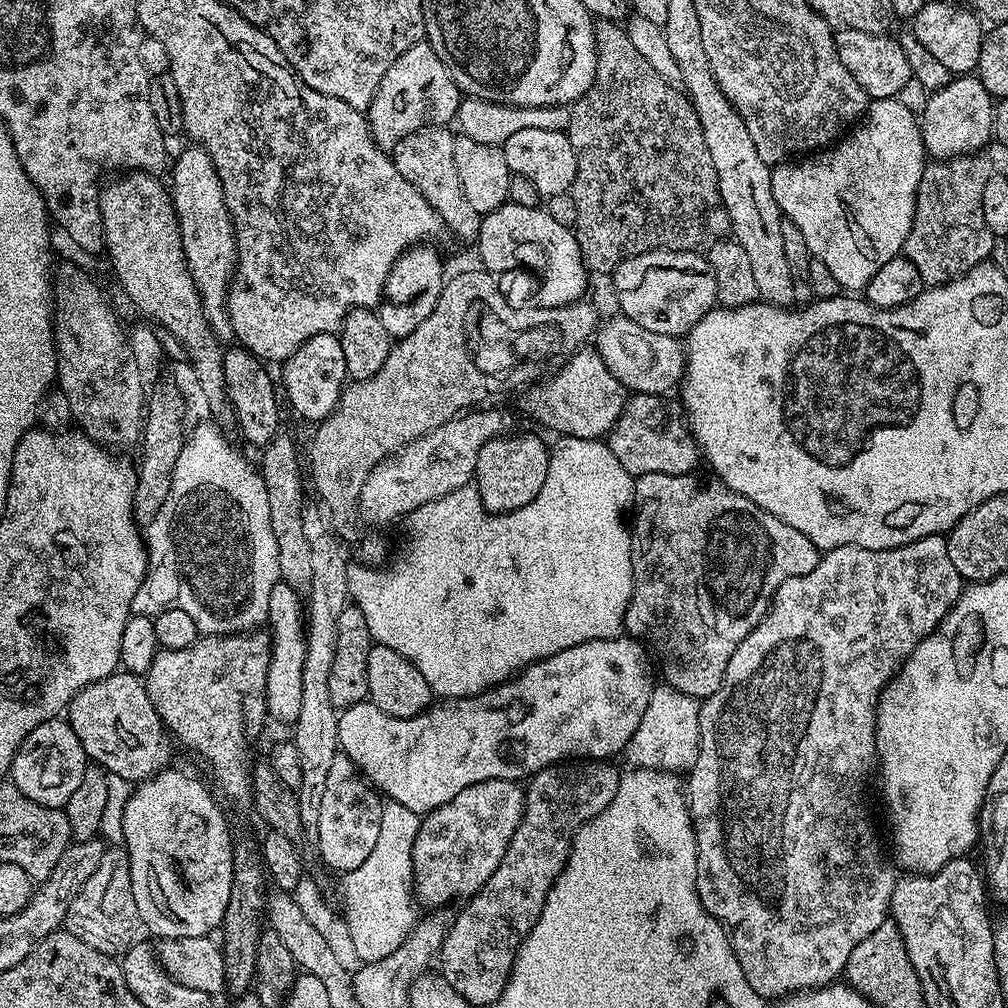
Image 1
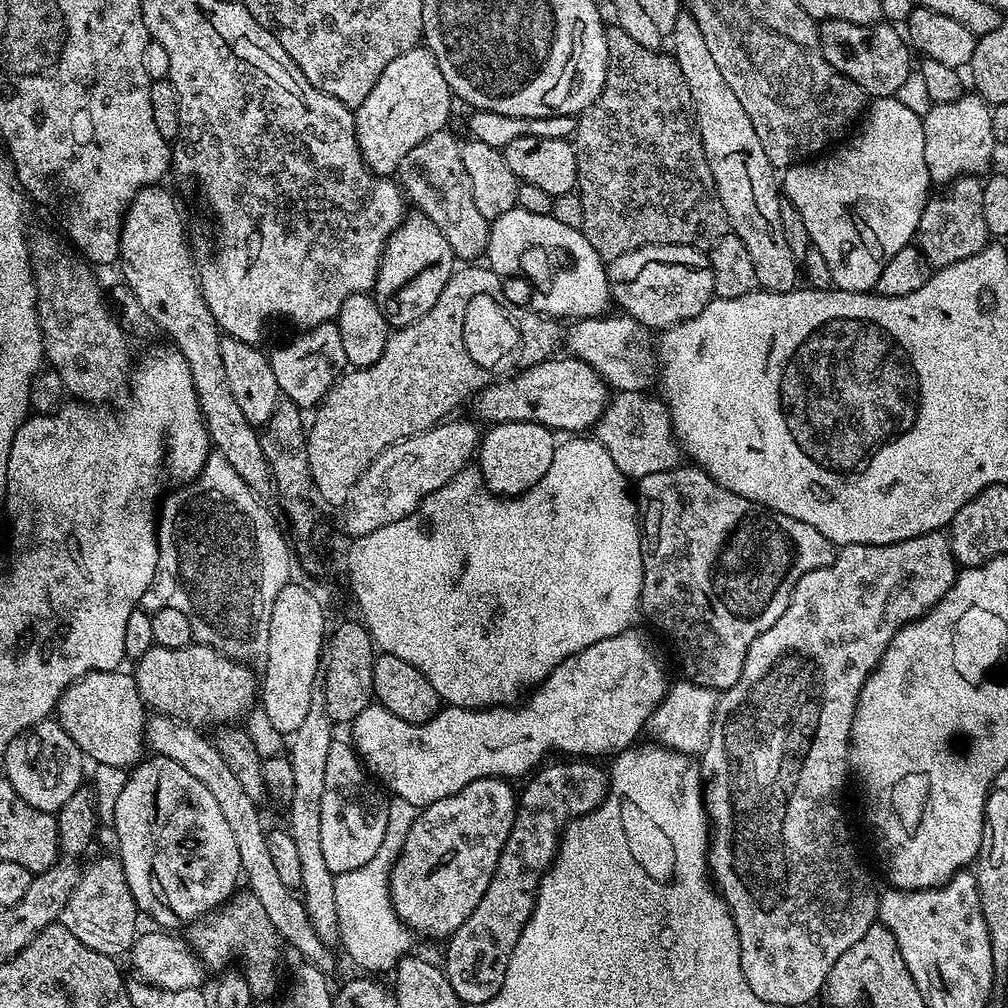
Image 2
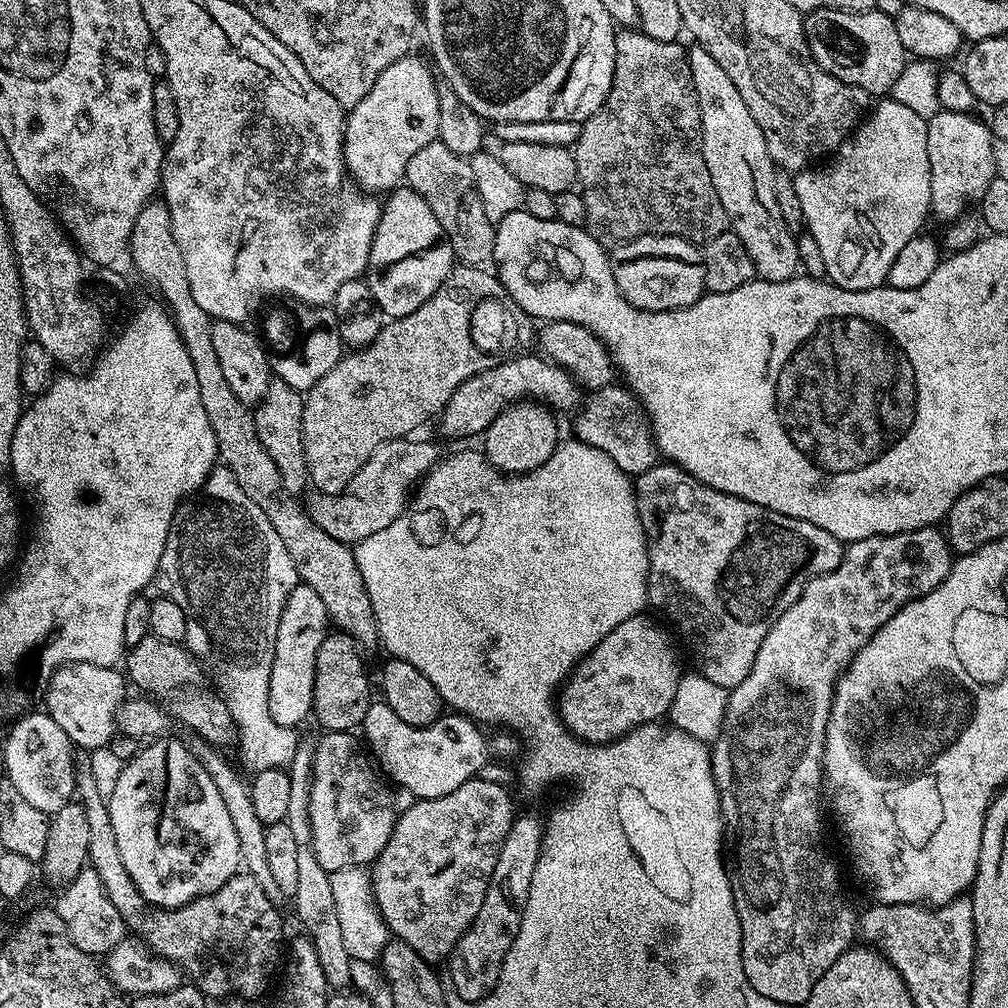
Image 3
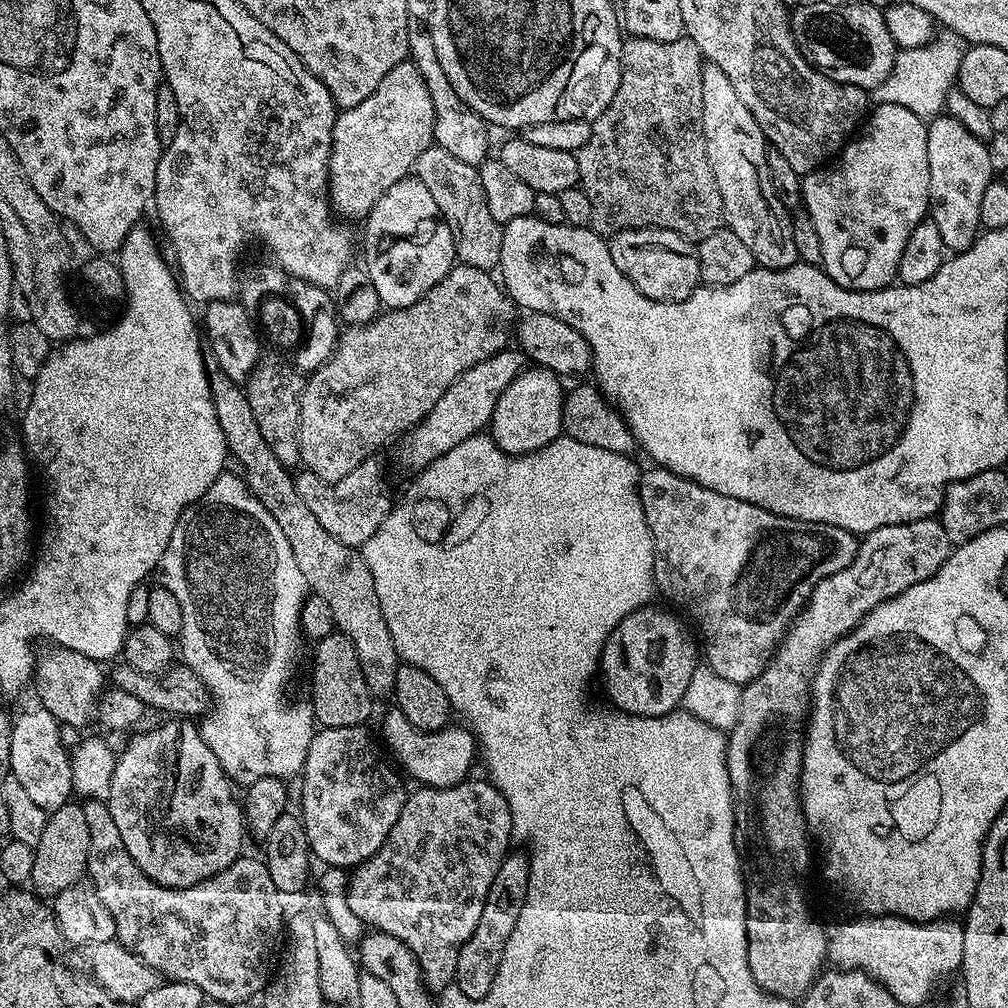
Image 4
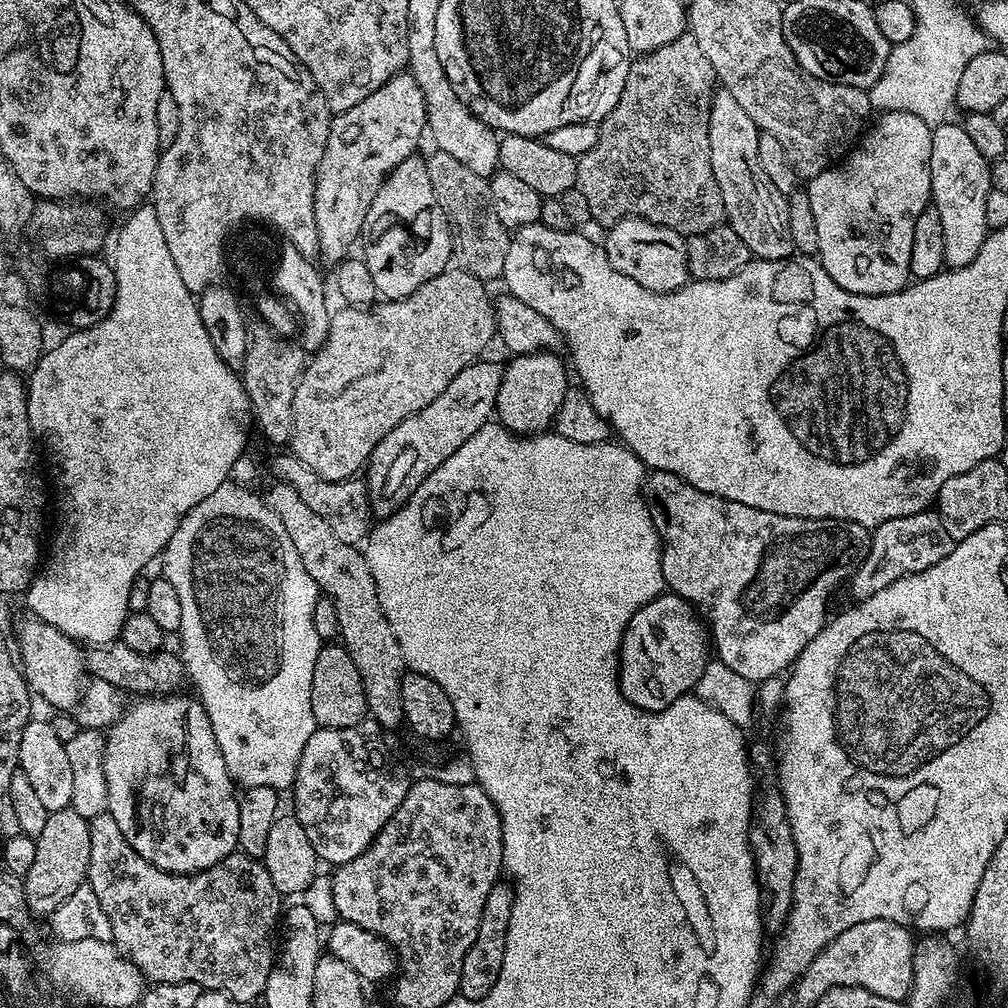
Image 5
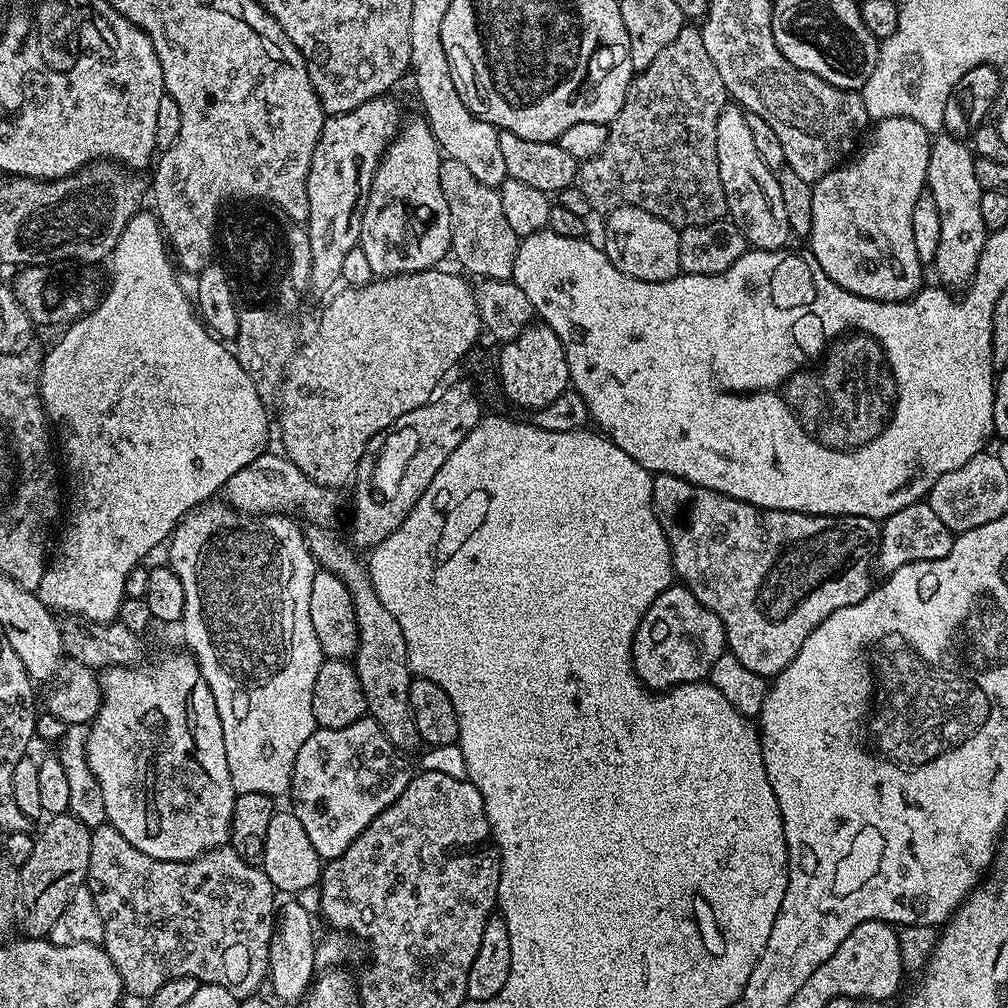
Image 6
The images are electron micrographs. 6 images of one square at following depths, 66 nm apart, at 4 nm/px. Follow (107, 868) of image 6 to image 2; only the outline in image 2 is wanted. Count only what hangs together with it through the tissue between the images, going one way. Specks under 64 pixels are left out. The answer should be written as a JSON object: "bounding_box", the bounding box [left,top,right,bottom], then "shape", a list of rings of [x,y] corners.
{"bounding_box":[186,890,286,997],"shape":[[[250,890],[243,891],[229,896],[215,912],[201,916],[187,929],[186,939],[205,969],[212,971],[213,968],[216,974],[220,974],[229,966],[235,965],[232,964],[235,960],[240,960],[239,967],[246,982],[250,982],[253,997],[272,996],[279,990],[280,979],[284,976],[286,945],[278,930],[274,930],[262,902],[258,902],[258,898]]]}

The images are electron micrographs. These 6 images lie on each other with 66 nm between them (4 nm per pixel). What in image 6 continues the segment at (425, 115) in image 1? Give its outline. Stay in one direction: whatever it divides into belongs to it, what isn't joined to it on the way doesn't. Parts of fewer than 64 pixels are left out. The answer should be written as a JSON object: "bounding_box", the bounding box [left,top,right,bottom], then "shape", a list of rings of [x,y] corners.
{"bounding_box":[306,94,402,292],"shape":[[[388,94],[375,96],[354,110],[328,116],[322,126],[318,146],[314,146],[314,158],[310,158],[310,174],[306,182],[306,229],[313,254],[311,283],[320,292],[340,280],[346,254],[359,245],[364,208],[372,193],[376,166],[402,127],[400,108],[392,98]]]}

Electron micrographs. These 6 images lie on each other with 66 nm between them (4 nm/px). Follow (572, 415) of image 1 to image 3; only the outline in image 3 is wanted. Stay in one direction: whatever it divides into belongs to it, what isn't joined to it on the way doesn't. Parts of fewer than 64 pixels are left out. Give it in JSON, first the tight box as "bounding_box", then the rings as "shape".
{"bounding_box":[438,355,581,437],"shape":[[[535,355],[516,356],[513,360],[502,361],[501,364],[489,363],[481,372],[462,382],[438,416],[441,434],[479,437],[488,429],[490,422],[494,422],[494,418],[502,414],[502,410],[529,398],[547,404],[557,413],[571,413],[581,403],[581,385],[577,384],[576,379],[565,368],[550,363],[543,355]]]}

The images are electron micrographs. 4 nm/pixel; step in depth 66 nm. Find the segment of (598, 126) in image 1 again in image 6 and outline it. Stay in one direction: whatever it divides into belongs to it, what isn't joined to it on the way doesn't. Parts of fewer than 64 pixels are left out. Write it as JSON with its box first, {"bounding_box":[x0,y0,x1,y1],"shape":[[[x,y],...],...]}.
{"bounding_box":[578,26,729,230],"shape":[[[685,26],[646,70],[633,75],[622,110],[608,125],[606,146],[579,165],[578,186],[590,198],[593,213],[607,214],[622,206],[638,206],[662,218],[662,222],[670,222],[677,230],[725,219],[728,203],[718,174],[718,114],[729,104],[722,74],[718,74],[718,66],[710,59],[700,28]]]}

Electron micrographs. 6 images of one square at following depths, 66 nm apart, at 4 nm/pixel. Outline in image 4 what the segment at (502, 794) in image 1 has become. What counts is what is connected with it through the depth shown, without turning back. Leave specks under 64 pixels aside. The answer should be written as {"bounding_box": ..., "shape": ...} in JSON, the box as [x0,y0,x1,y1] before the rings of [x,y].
{"bounding_box":[348,779,514,990],"shape":[[[465,779],[463,782],[449,788],[417,787],[415,789],[417,792],[413,796],[411,793],[405,799],[402,814],[398,814],[398,822],[394,822],[390,834],[386,834],[386,842],[382,842],[380,849],[369,860],[364,860],[351,869],[348,877],[348,905],[350,910],[369,929],[393,935],[394,938],[398,938],[402,943],[405,943],[420,964],[425,984],[432,990],[447,989],[455,981],[458,954],[462,950],[462,946],[466,946],[470,934],[474,934],[474,926],[478,926],[478,918],[482,918],[482,906],[486,906],[486,894],[490,894],[490,886],[494,883],[494,874],[498,874],[498,866],[502,866],[505,856],[510,851],[508,843],[514,840],[512,815],[506,806],[506,798],[502,798],[499,790],[487,779],[472,779]]]}

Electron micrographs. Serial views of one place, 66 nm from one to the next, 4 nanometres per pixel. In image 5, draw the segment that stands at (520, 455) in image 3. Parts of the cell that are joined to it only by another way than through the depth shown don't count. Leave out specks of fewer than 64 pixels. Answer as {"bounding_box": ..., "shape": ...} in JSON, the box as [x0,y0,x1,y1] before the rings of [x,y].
{"bounding_box":[494,350,570,436],"shape":[[[552,350],[526,352],[521,356],[513,355],[511,357],[512,361],[503,365],[504,377],[498,386],[496,407],[494,409],[495,419],[503,428],[508,429],[509,432],[516,433],[517,436],[530,436],[547,432],[553,427],[558,410],[562,406],[570,387],[570,381],[568,381],[569,369],[566,364],[566,369],[564,369],[563,362],[556,355],[557,353]]]}

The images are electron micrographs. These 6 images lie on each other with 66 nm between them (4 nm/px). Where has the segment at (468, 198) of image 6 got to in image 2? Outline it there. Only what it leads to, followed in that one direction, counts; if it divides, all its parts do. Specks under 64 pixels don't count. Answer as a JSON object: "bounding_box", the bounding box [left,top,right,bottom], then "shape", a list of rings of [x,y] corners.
{"bounding_box":[398,130,490,262],"shape":[[[448,130],[435,132],[426,138],[426,142],[418,142],[418,146],[402,158],[398,183],[405,197],[411,203],[413,200],[415,207],[430,218],[442,234],[446,234],[453,257],[460,262],[476,262],[487,253],[490,222],[482,218],[478,205],[474,203],[470,177],[466,174],[466,165],[462,163],[461,141],[455,140],[450,133]]]}

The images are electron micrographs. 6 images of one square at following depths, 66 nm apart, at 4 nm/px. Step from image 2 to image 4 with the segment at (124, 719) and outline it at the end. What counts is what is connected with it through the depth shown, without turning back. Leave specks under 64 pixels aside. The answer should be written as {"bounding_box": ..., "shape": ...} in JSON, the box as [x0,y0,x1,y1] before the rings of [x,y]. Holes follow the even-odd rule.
{"bounding_box":[34,646,106,730],"shape":[[[59,646],[49,647],[45,656],[36,661],[34,685],[39,707],[45,708],[61,724],[69,724],[81,730],[93,723],[96,715],[96,703],[106,687],[106,672],[95,660],[86,658],[86,654],[78,654],[78,650],[70,650]],[[105,680],[105,681],[104,681]]]}

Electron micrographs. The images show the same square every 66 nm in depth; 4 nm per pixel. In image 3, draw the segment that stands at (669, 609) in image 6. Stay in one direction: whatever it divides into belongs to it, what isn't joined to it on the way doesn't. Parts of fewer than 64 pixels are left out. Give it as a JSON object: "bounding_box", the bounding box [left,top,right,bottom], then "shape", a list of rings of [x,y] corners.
{"bounding_box":[558,614,682,743],"shape":[[[644,614],[631,616],[626,618],[626,622],[614,626],[614,630],[610,630],[610,634],[606,634],[606,638],[602,638],[598,646],[594,646],[594,650],[590,650],[590,654],[576,665],[572,675],[559,689],[558,711],[561,719],[580,740],[608,743],[638,726],[651,724],[669,715],[682,667],[671,638],[646,617]]]}

